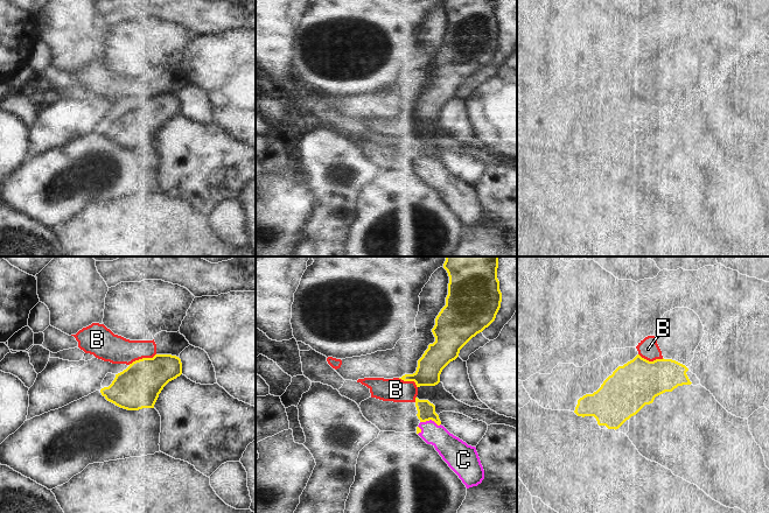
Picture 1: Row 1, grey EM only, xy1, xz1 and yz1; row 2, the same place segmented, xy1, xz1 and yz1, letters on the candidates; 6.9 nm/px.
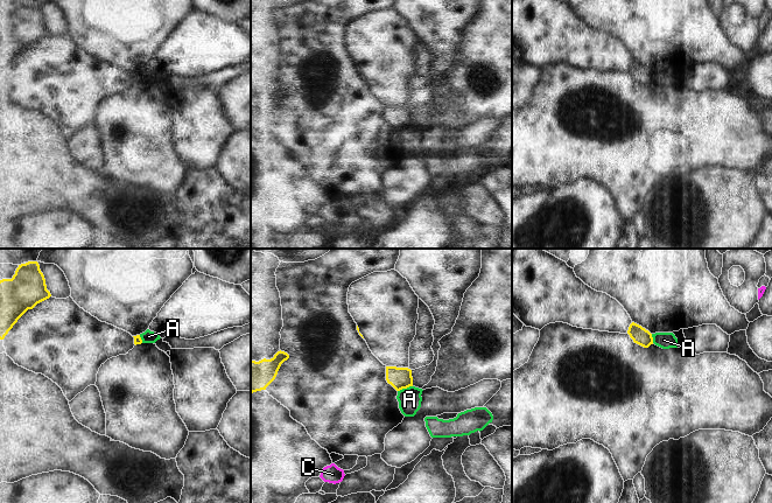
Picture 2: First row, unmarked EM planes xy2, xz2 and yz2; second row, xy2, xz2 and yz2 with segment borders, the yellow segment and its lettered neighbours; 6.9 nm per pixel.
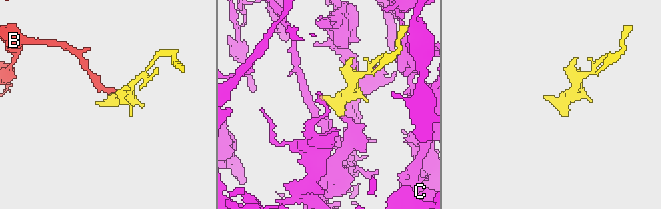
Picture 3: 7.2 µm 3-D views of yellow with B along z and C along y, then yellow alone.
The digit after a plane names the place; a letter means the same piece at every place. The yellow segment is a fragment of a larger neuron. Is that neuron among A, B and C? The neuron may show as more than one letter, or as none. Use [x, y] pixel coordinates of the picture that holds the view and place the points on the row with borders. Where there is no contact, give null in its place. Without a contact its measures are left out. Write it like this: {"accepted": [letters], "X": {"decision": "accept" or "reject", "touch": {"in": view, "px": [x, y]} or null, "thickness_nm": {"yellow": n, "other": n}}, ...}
{"accepted": ["C"], "A": {"decision": "reject", "touch": {"in": "xz2", "px": [405, 388]}, "thickness_nm": {"yellow": 150, "other": 160}}, "B": {"decision": "reject", "touch": {"in": "xy1", "px": [142, 358]}, "thickness_nm": {"yellow": 300, "other": 190}}, "C": {"decision": "accept", "touch": {"in": "xz1", "px": [431, 419]}, "thickness_nm": {"yellow": 130, "other": 180}}}

